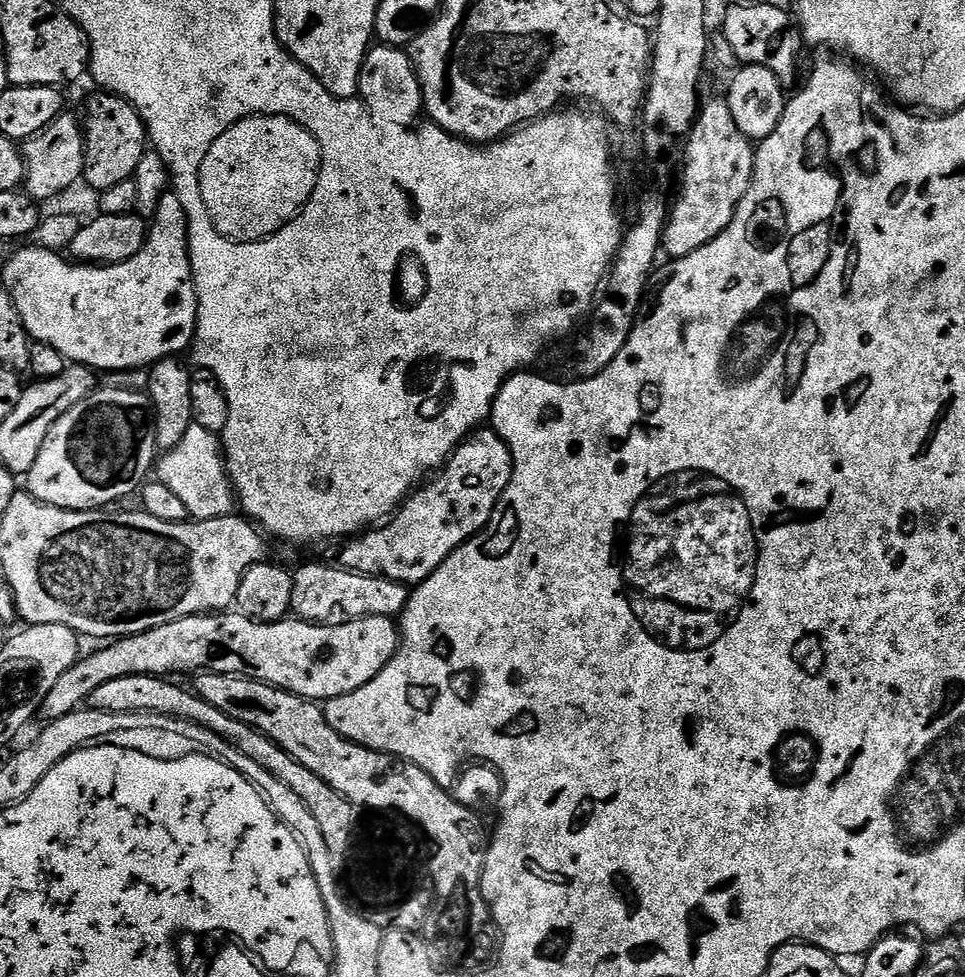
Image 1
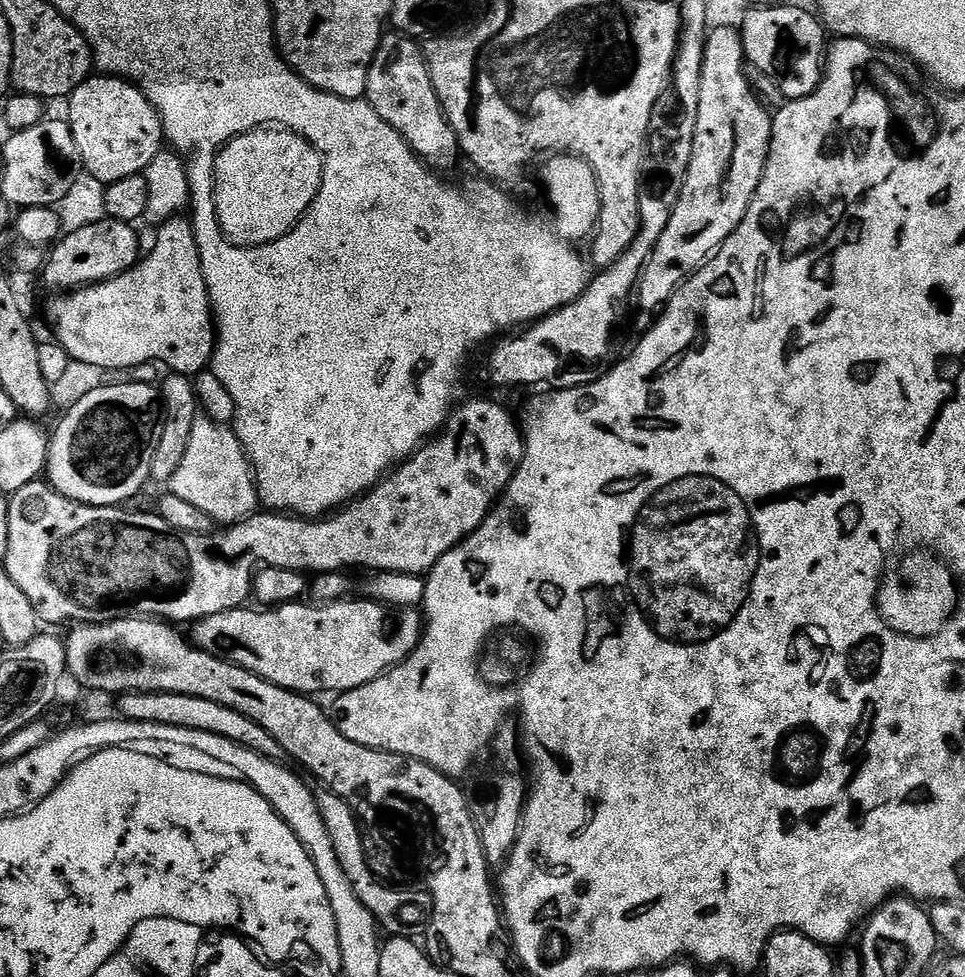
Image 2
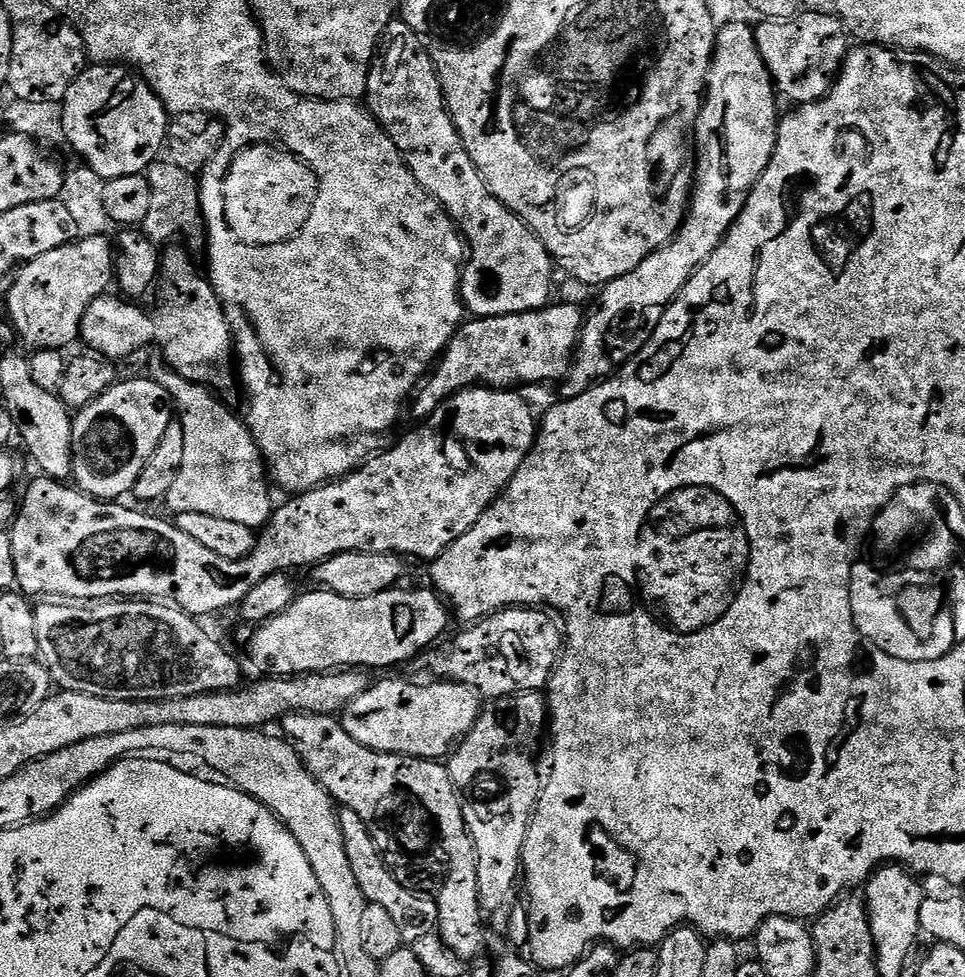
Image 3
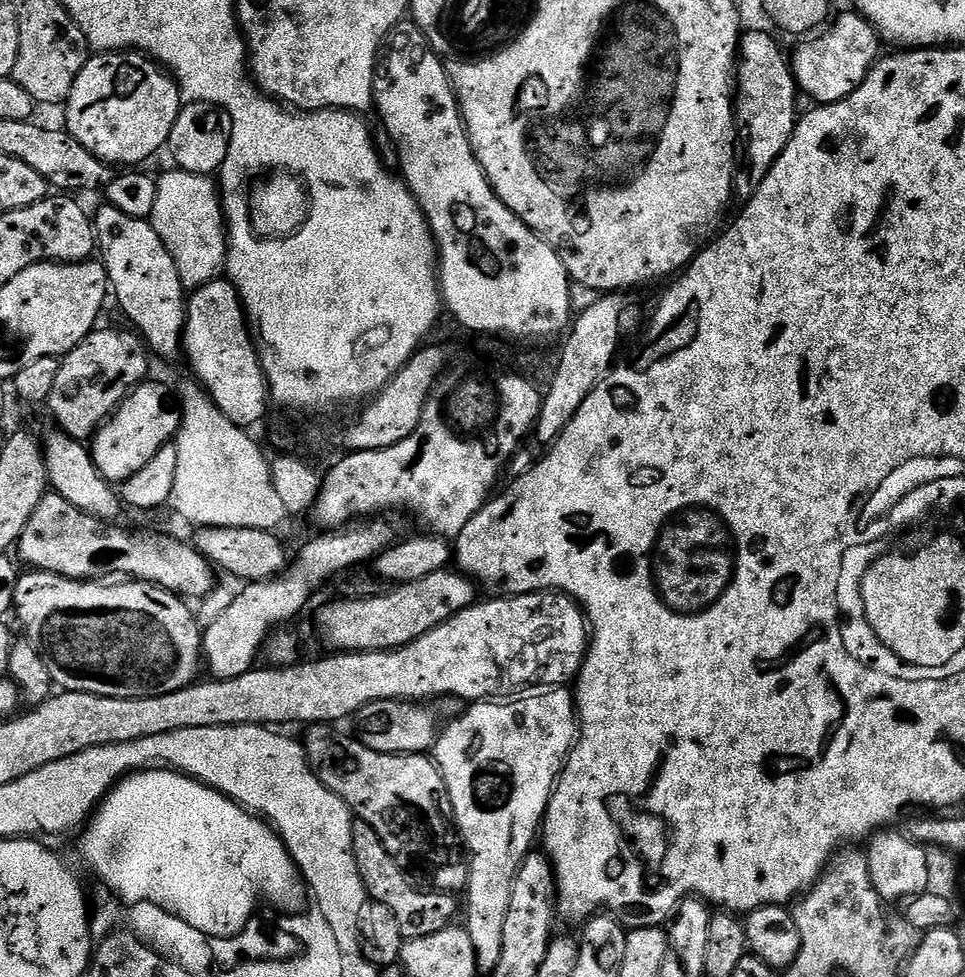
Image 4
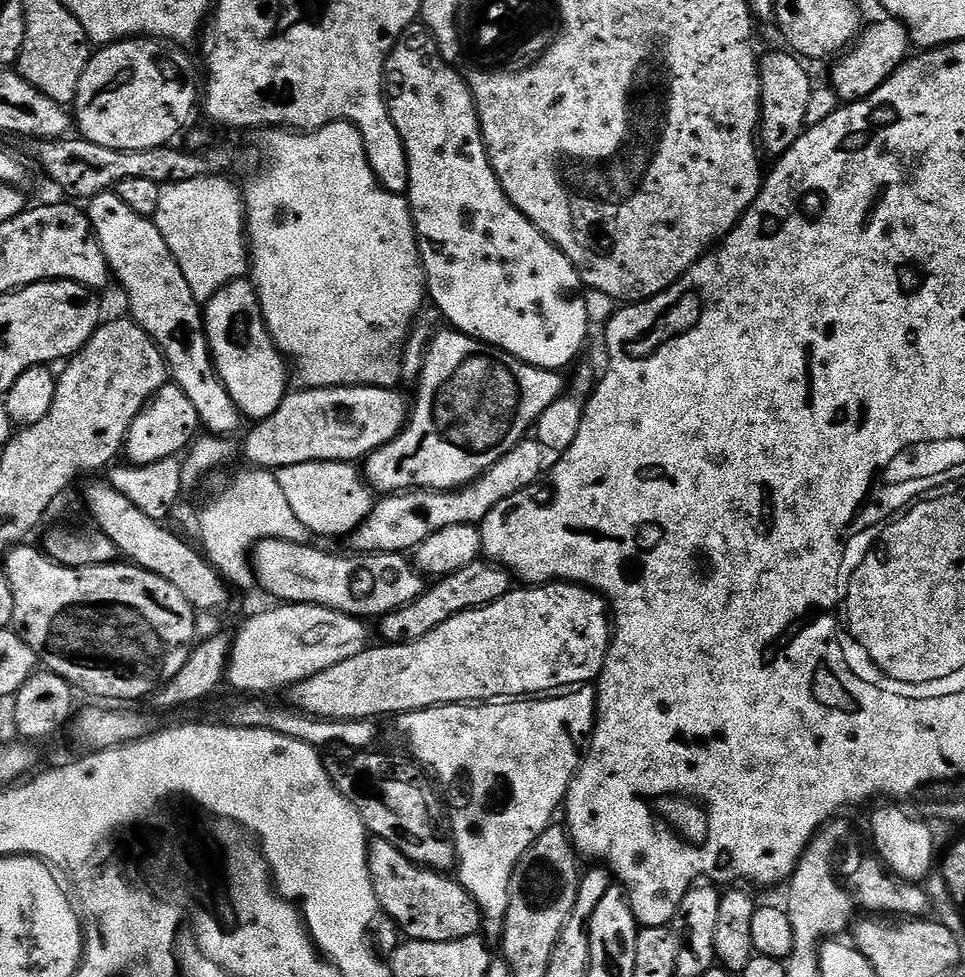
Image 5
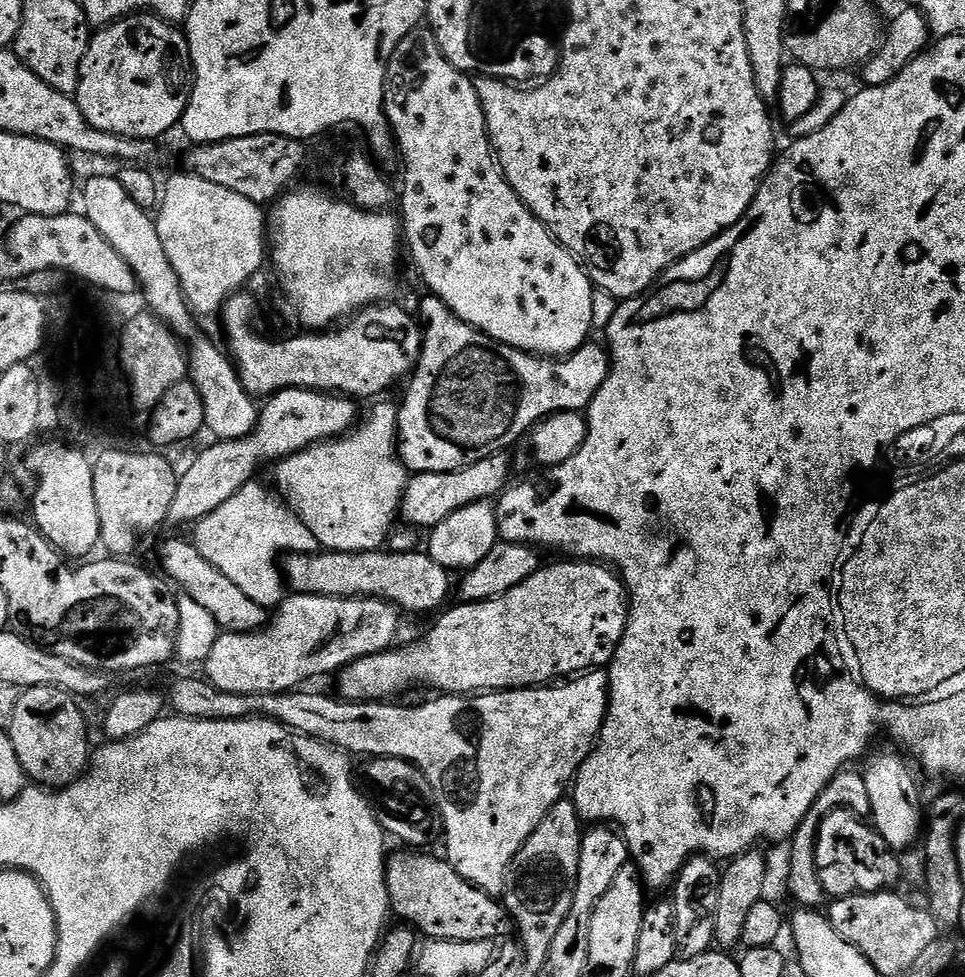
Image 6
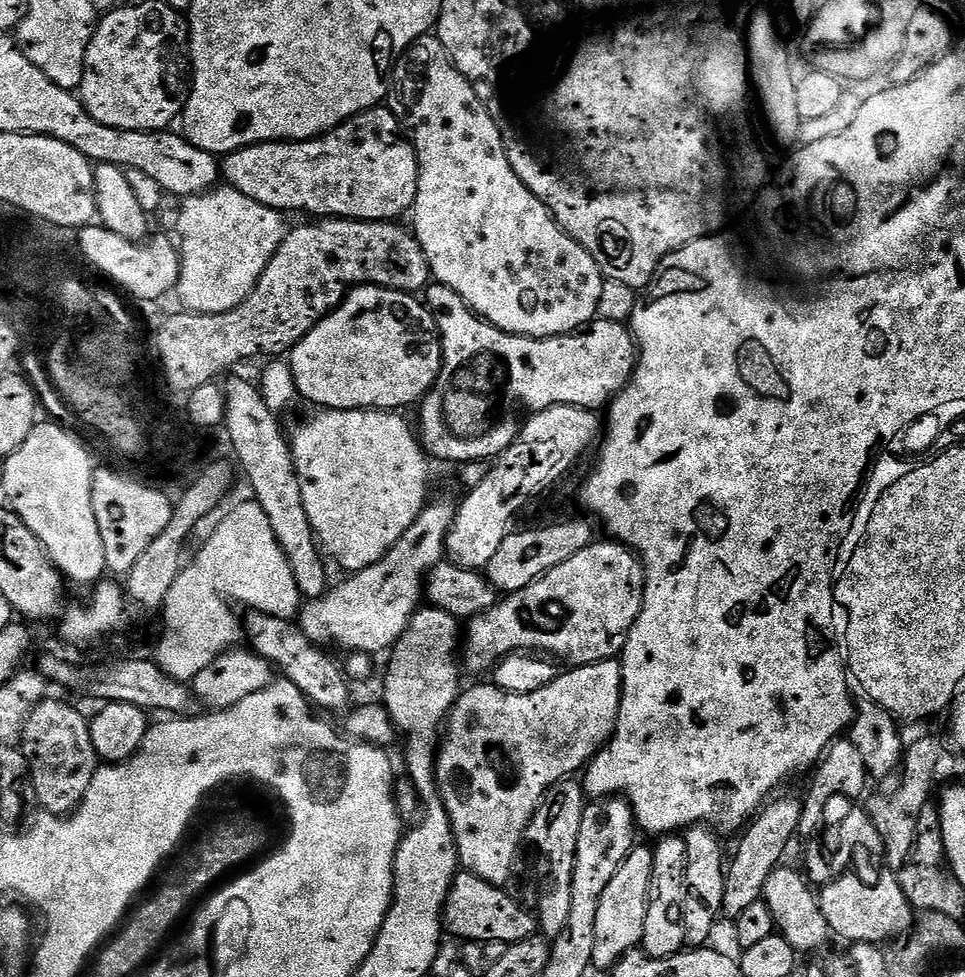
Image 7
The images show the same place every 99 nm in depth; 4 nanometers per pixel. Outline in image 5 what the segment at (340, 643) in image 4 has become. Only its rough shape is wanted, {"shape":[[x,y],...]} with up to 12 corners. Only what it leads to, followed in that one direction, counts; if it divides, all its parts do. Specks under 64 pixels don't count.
{"shape":[[477,558],[383,616],[385,641],[417,640],[458,612],[513,587]]}

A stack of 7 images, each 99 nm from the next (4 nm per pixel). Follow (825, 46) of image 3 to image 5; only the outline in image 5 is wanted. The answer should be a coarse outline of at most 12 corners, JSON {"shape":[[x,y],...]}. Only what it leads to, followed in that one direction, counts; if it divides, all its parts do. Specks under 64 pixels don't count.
{"shape":[[884,18],[835,61],[831,87],[851,102],[909,55],[908,29]]}

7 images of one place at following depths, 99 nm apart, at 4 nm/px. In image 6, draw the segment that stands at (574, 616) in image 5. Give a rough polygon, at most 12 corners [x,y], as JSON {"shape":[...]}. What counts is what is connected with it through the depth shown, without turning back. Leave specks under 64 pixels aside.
{"shape":[[564,558],[341,668],[339,695],[466,696],[611,664],[628,589]]}

